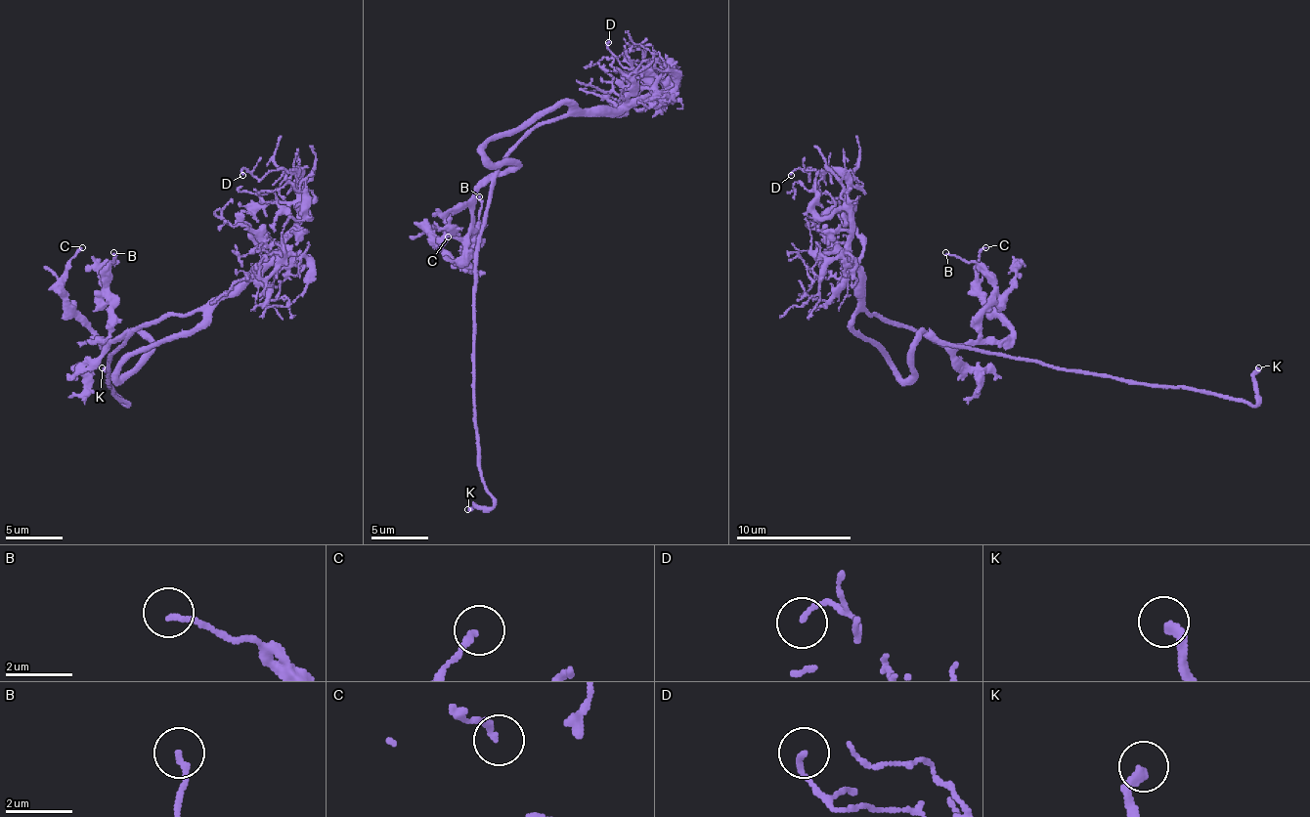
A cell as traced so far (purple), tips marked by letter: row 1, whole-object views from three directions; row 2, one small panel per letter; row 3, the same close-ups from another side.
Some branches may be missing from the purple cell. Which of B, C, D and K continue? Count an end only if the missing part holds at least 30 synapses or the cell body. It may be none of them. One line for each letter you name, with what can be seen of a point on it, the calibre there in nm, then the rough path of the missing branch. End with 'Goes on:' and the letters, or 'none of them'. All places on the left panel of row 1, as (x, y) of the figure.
K: place (102, 367); calibre 300 nm
Goes on: K

